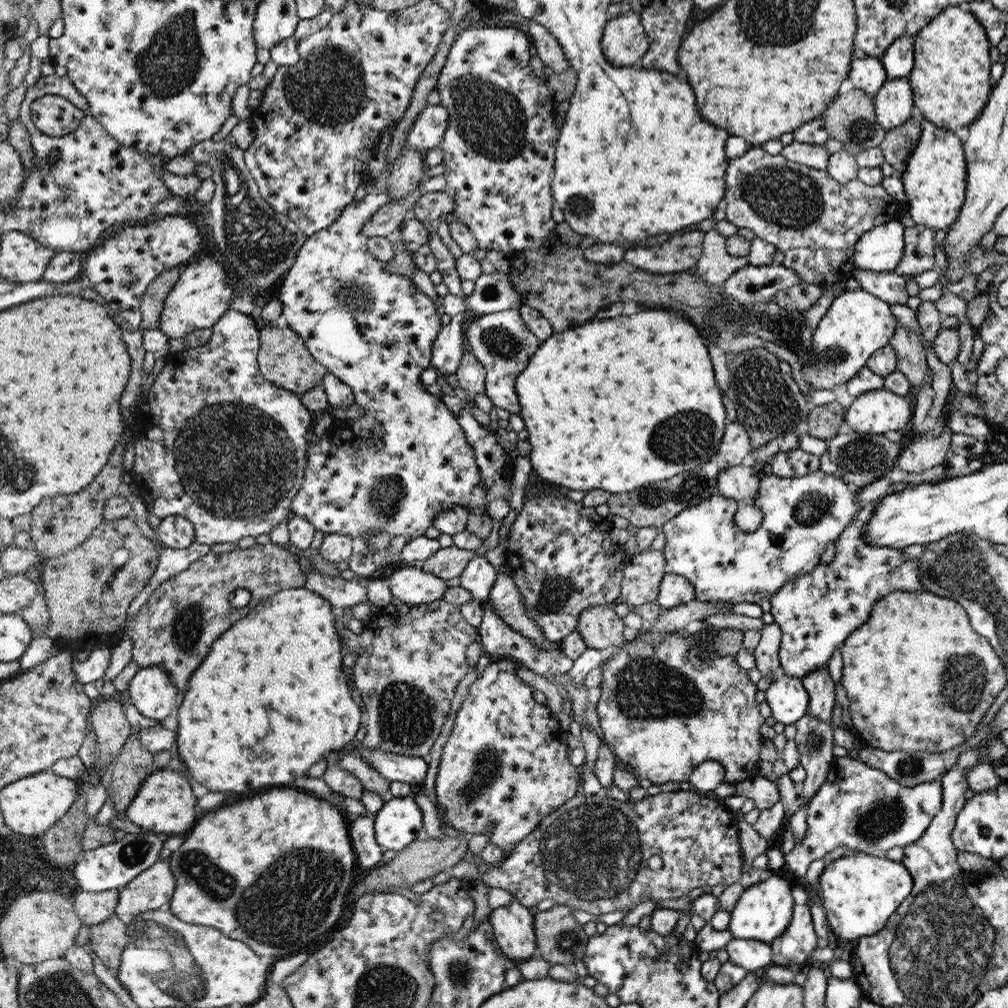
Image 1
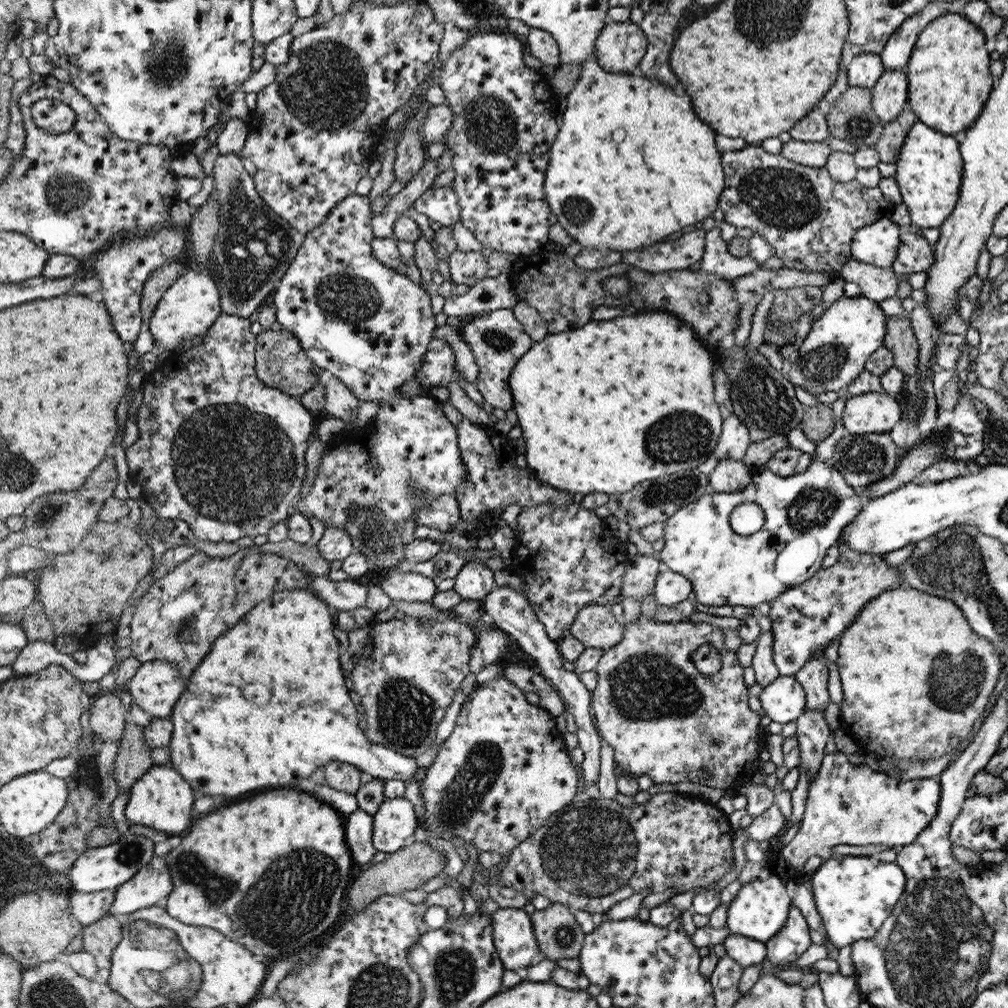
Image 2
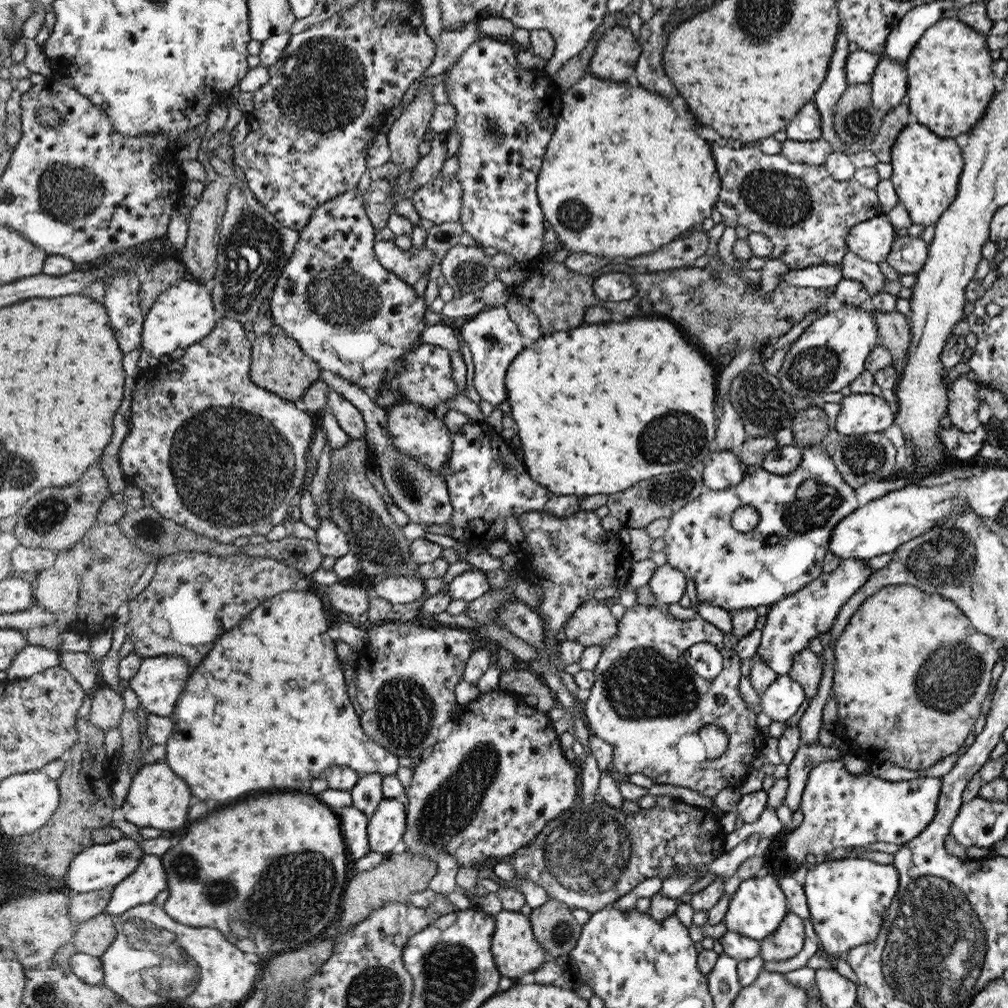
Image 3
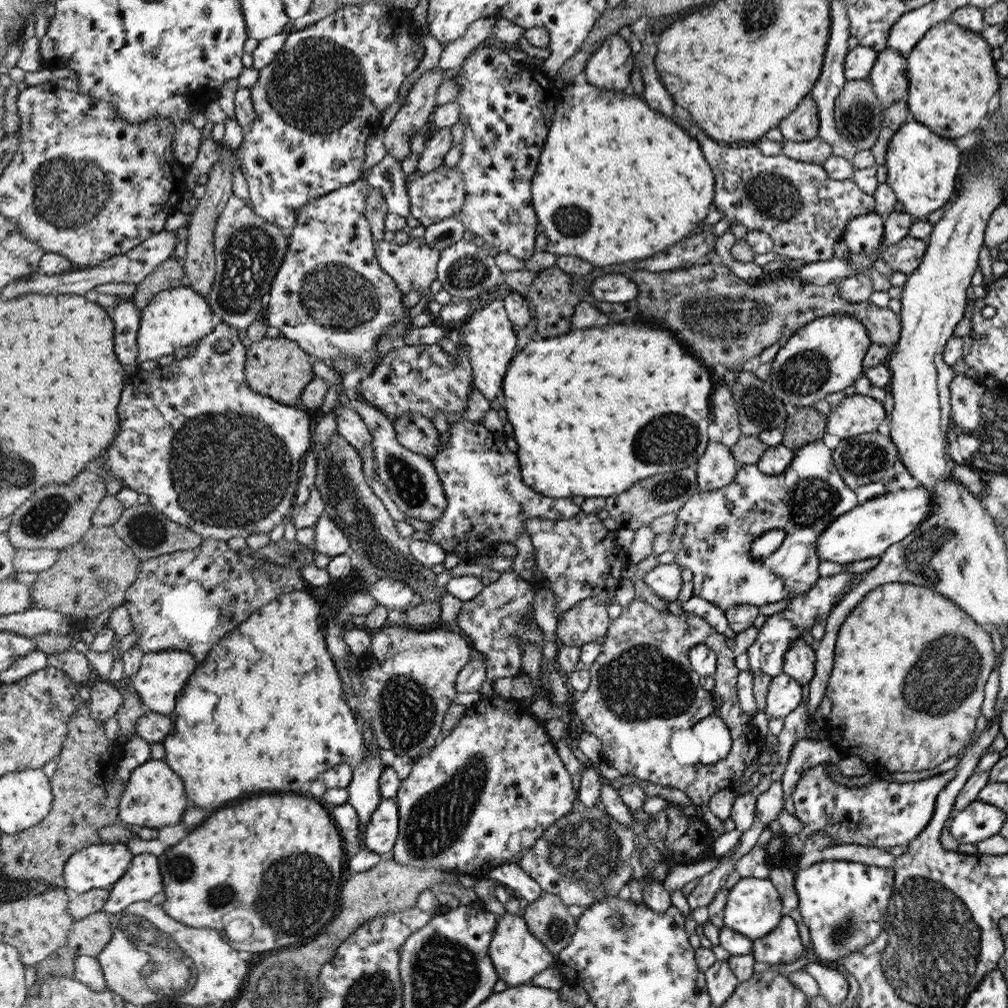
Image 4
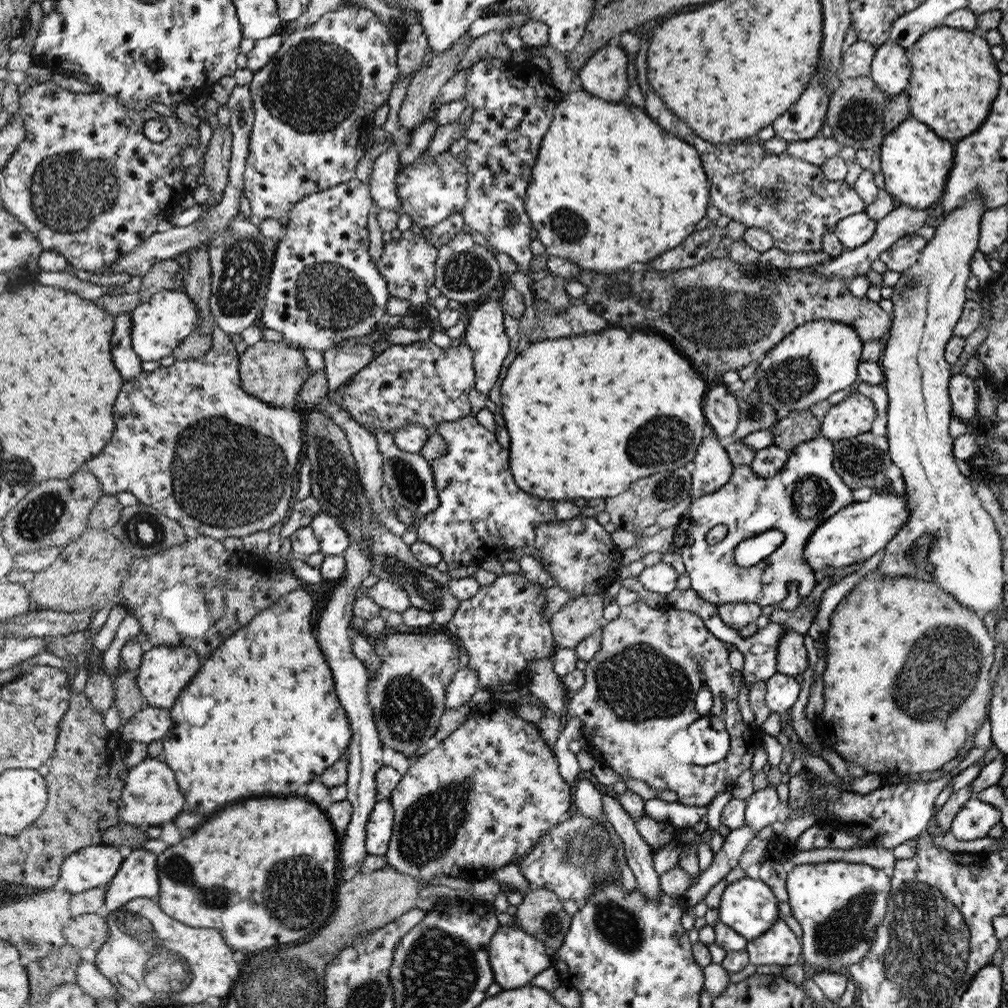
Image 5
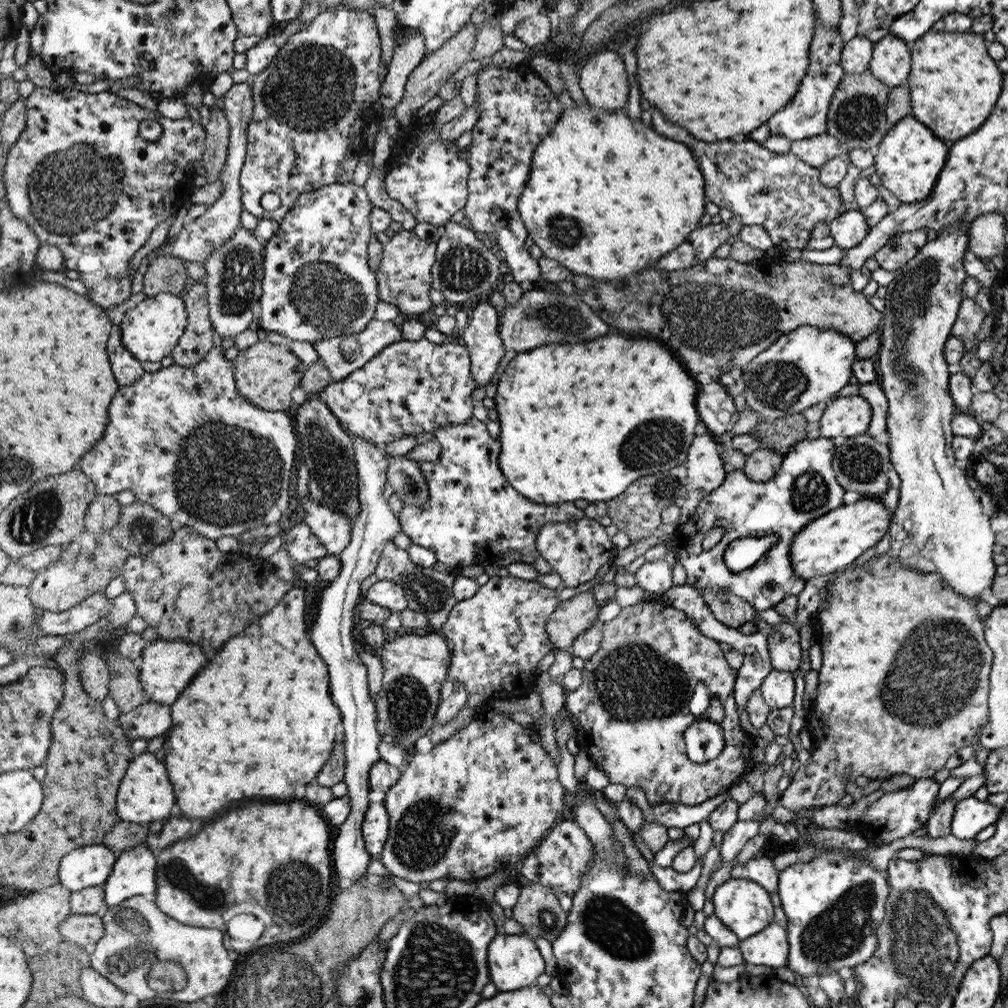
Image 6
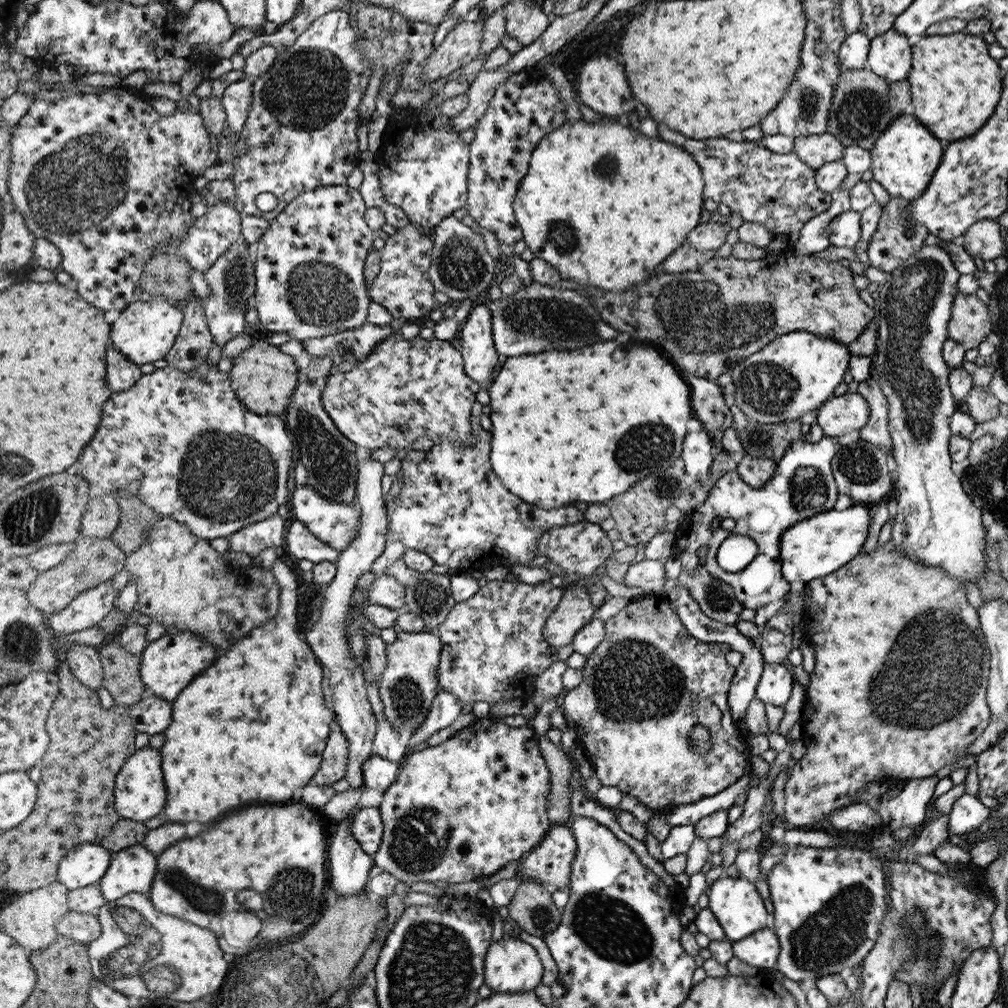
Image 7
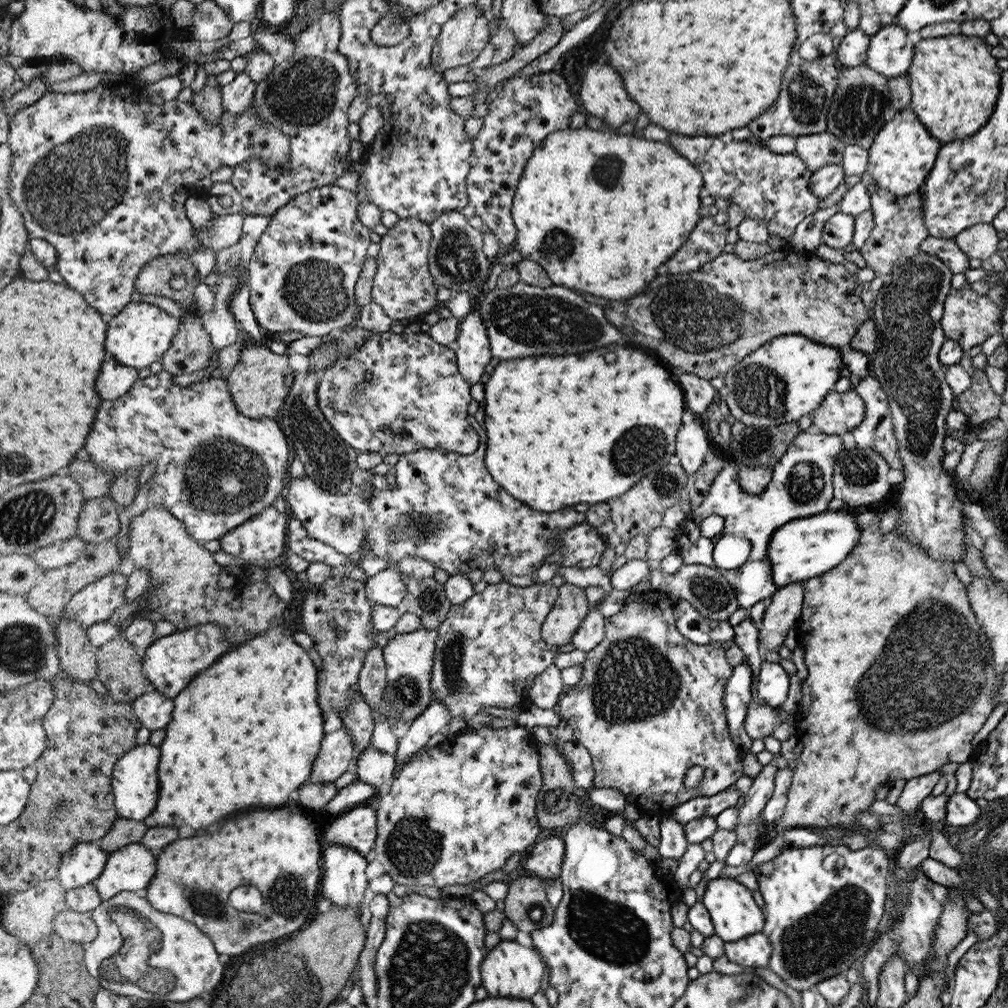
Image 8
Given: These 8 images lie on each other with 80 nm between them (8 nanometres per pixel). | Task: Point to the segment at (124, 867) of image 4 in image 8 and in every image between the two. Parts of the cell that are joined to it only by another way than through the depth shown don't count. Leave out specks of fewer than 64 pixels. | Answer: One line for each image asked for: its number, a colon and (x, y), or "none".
5: (93, 867)
6: (89, 866)
7: (86, 865)
8: (83, 865)

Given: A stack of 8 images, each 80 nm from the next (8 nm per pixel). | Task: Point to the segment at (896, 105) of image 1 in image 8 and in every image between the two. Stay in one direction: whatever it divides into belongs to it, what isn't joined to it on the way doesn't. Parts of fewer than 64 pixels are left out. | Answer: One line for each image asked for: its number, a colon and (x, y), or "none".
2: (890, 93)
3: (889, 82)
4: (889, 75)
5: (890, 69)
6: (891, 59)
7: (890, 56)
8: (890, 52)

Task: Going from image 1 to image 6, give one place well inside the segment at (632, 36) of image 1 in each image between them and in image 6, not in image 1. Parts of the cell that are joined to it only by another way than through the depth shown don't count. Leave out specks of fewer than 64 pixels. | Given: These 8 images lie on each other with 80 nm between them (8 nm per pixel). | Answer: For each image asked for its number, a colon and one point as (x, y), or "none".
2: (620, 46)
3: (615, 55)
4: (609, 68)
5: (604, 76)
6: (602, 78)

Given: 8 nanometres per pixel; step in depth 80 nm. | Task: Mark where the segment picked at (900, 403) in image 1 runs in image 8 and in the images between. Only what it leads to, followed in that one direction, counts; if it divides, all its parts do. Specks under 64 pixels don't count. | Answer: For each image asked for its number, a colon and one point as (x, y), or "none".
2: (870, 413)
3: (860, 414)
4: (859, 414)
5: (853, 416)
6: (852, 415)
7: (840, 415)
8: (839, 413)

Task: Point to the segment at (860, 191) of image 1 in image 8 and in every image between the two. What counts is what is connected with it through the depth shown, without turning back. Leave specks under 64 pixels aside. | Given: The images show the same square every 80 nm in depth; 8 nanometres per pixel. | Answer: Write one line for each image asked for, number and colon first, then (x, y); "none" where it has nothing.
2: (810, 218)
3: (807, 213)
4: (805, 211)
5: (792, 199)
6: (781, 192)
7: (780, 191)
8: (774, 187)

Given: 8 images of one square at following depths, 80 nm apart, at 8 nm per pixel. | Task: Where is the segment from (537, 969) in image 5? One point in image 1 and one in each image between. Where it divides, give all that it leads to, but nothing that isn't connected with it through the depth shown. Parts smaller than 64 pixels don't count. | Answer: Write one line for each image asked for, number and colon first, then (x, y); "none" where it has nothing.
1: (513, 926)
2: (512, 930)
3: (517, 953)
4: (518, 956)

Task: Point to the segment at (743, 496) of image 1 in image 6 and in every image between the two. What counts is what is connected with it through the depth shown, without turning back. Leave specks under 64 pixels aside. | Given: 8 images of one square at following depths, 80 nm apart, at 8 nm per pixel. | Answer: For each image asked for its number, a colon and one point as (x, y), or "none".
2: (729, 475)
3: (724, 470)
4: (718, 467)
5: (712, 467)
6: (705, 471)

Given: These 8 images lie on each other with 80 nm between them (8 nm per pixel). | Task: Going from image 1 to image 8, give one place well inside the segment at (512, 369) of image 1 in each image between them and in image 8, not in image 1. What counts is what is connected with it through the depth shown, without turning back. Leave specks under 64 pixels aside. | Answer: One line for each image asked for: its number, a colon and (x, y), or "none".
2: (497, 339)
3: (494, 341)
4: (488, 337)
5: (484, 333)
6: (486, 348)
7: (475, 338)
8: (473, 347)

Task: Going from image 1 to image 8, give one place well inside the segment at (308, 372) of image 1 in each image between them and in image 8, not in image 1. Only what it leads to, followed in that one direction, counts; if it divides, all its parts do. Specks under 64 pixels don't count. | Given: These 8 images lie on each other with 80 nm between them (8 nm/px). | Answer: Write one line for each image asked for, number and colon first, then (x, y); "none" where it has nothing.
2: (281, 362)
3: (279, 364)
4: (277, 367)
5: (274, 372)
6: (266, 373)
7: (263, 376)
8: (260, 383)

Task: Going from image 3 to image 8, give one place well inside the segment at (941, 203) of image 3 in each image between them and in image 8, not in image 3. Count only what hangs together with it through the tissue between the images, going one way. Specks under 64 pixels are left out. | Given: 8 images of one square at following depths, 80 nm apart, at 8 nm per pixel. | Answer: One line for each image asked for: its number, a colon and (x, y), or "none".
4: (922, 167)
5: (915, 161)
6: (909, 160)
7: (905, 157)
8: (903, 154)

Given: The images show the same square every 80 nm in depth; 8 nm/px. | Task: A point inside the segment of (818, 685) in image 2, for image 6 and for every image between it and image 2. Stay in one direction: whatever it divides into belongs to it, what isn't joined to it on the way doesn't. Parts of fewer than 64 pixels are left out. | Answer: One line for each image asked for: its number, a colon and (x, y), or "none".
3: (807, 669)
4: (800, 664)
5: (792, 660)
6: (784, 641)

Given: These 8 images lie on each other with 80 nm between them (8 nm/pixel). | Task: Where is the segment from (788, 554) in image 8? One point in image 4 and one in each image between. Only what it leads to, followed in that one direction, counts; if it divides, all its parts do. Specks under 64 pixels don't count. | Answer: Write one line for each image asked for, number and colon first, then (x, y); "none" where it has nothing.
4: (867, 531)
5: (853, 534)
6: (833, 542)
7: (812, 549)

